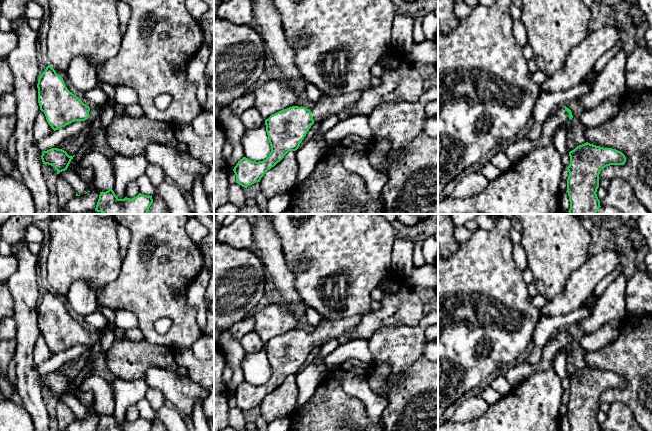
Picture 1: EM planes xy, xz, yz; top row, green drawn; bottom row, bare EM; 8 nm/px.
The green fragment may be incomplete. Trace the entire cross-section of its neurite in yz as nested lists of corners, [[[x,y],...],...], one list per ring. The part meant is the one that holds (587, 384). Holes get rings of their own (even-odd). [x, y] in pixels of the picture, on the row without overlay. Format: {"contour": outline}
{"contour": [[[588,366],[569,376],[570,388],[567,417],[570,431],[601,431],[597,421],[599,398],[610,389],[624,389],[625,379],[612,372],[603,372]]]}

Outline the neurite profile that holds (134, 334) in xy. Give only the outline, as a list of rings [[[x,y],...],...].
[[[137,326],[134,328],[123,330],[123,336],[121,339],[123,338],[133,342],[140,342],[144,339],[144,336],[139,327]]]

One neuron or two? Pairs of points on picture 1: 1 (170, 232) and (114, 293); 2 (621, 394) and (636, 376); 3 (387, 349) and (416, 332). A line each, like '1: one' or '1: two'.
1: one
2: one
3: one

